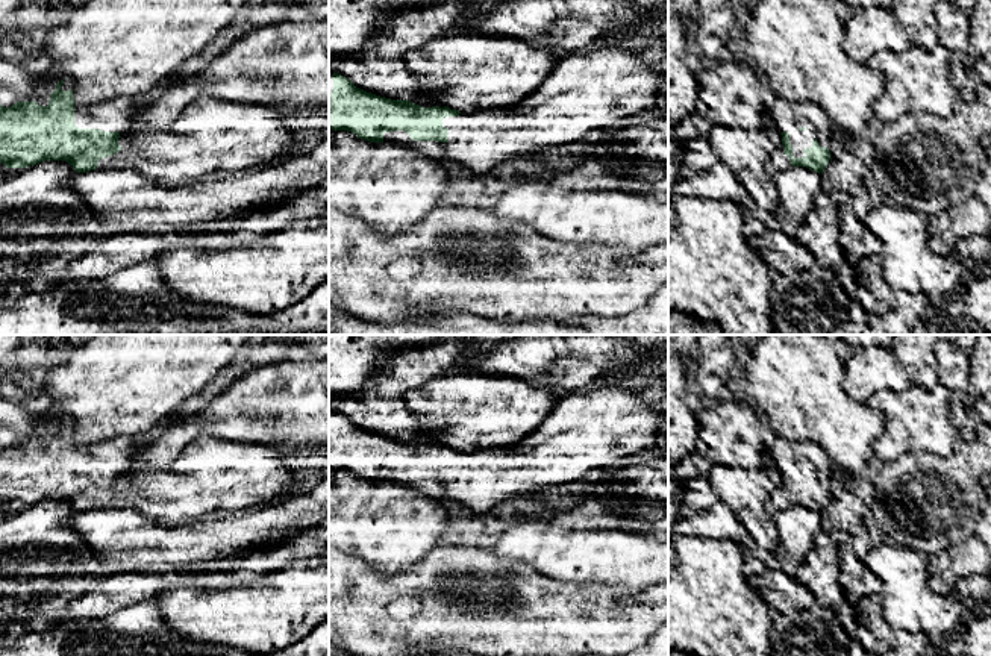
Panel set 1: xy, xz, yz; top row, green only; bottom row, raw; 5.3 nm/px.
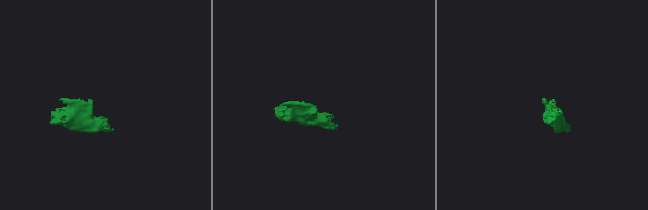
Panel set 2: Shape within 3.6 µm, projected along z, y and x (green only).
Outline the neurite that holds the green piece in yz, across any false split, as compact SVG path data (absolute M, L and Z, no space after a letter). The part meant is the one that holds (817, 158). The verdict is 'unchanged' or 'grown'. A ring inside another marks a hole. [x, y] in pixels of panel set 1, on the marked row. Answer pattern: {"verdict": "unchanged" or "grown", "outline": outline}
{"verdict": "grown", "outline": "M779 97L770 112L782 135L782 142L773 152L776 170L806 167L823 173L836 135L829 117L812 102L788 102Z"}

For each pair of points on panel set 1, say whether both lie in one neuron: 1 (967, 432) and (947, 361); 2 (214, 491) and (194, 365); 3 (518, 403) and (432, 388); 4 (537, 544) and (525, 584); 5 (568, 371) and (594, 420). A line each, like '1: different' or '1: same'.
1: same
2: different
3: same
4: different
5: different

